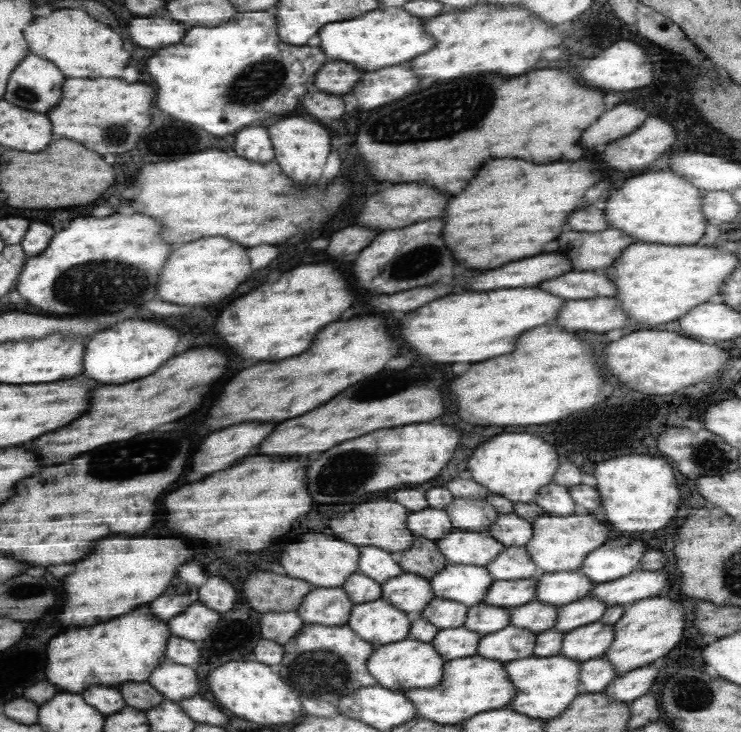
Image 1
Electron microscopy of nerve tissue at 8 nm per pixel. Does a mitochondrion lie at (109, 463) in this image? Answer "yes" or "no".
yes

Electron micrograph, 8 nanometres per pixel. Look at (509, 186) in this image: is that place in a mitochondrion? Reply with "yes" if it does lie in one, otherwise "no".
no

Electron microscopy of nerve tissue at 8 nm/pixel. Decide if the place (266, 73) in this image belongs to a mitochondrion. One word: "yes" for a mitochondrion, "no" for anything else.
yes

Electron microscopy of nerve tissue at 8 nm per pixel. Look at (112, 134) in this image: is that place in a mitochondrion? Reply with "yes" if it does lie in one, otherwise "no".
yes

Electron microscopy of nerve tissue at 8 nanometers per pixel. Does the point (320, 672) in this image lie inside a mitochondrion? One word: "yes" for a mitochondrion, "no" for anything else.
yes

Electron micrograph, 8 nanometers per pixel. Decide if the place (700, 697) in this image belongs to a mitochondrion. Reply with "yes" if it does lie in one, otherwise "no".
yes

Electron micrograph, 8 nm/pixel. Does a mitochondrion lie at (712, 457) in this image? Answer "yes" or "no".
yes

